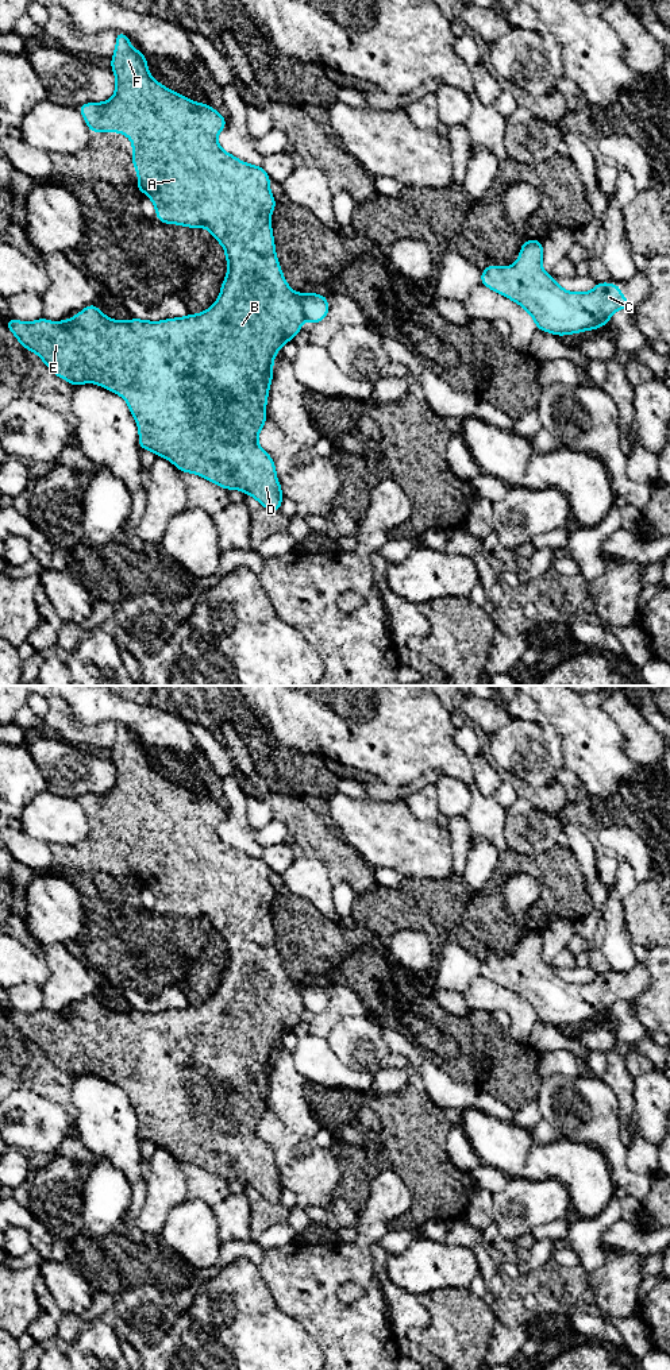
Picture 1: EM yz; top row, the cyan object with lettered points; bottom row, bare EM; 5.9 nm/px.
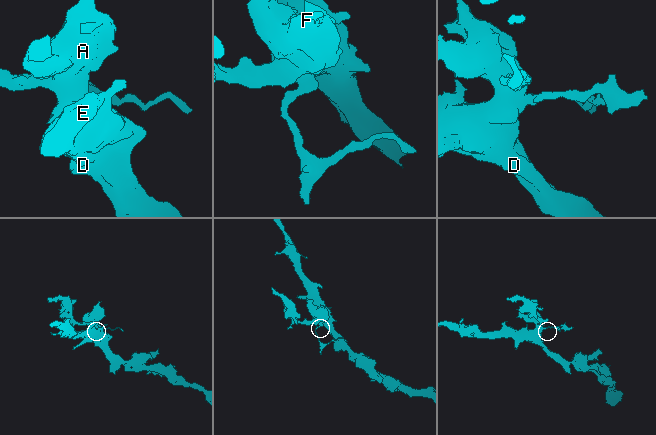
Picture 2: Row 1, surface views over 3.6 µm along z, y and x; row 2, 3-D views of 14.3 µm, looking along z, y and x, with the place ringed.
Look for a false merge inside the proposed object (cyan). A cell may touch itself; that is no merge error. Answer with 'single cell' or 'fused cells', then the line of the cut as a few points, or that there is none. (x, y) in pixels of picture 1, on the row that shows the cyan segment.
fused cells | yz (301, 294), (301, 311), (305, 317)

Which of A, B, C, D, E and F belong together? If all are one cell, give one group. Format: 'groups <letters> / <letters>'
groups A B D E F / C

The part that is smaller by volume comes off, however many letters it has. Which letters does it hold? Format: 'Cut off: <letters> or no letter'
Cut off: C

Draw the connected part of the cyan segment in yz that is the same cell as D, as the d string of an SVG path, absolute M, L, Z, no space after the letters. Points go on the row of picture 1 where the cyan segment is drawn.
M116 31L116 49L111 58L116 76L115 94L107 103L78 107L89 132L123 132L132 139L132 166L138 170L136 190L153 201L157 220L189 228L208 228L224 247L228 273L216 302L205 312L157 323L131 319L116 321L103 314L96 302L73 319L59 323L43 317L34 323L7 319L5 325L18 341L34 351L59 378L76 387L92 382L126 400L139 429L139 448L169 459L181 472L193 472L226 490L238 489L253 495L270 512L280 512L281 485L276 464L257 441L265 427L266 401L273 379L273 360L285 341L301 331L305 314L303 294L292 290L276 256L270 216L277 207L270 193L270 177L262 166L253 166L226 153L216 136L226 128L226 117L208 104L195 103L154 80L146 55L130 46L130 38Z

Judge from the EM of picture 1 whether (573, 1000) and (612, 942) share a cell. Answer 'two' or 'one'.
two

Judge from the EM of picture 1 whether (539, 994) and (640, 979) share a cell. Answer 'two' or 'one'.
one

